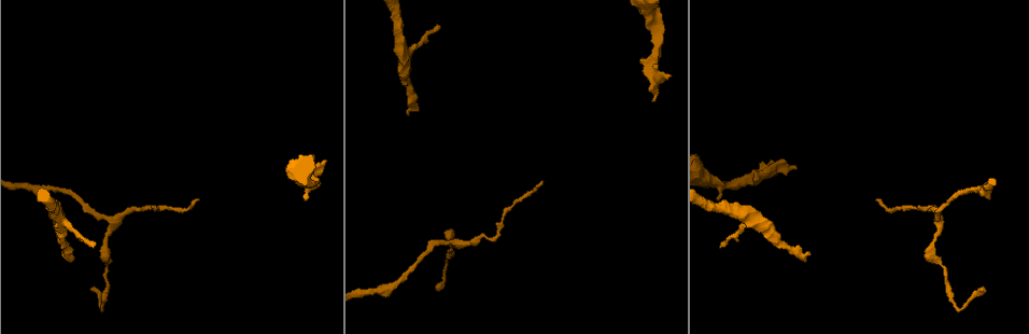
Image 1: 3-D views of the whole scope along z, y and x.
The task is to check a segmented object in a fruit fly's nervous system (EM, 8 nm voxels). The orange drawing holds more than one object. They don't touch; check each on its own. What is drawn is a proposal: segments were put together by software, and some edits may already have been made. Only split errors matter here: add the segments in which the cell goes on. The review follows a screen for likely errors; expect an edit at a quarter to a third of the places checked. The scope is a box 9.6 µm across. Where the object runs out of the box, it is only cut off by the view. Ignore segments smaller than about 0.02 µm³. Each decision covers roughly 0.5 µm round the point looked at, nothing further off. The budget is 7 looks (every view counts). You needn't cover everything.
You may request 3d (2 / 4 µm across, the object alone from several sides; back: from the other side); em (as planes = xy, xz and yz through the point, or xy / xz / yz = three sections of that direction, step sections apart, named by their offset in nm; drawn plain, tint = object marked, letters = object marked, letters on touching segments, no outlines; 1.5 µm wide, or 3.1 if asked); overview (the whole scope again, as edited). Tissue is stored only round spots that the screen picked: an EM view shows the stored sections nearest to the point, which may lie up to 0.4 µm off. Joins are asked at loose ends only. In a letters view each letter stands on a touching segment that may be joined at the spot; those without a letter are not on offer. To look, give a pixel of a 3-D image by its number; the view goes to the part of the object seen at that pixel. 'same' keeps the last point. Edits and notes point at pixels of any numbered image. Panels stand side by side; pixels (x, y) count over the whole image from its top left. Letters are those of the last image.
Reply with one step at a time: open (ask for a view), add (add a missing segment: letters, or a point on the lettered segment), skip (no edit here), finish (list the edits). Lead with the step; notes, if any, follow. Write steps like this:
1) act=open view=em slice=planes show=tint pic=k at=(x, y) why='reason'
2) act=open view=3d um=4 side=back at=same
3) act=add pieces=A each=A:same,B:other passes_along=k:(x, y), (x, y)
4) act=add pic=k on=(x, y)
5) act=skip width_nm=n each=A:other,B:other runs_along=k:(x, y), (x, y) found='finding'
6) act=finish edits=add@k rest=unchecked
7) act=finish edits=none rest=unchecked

act=open view=3d um=2 pic=1 at=(720, 198) why='branch stops here'

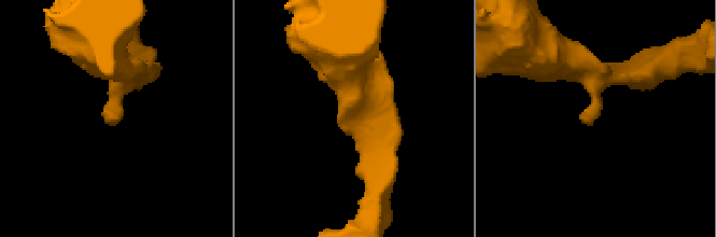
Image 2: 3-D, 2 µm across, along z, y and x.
act=open view=em slice=planes show=letters pic=2 at=(112, 123) arm_widths_nm=220,340 why='now the EM'

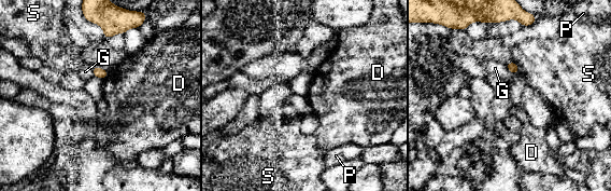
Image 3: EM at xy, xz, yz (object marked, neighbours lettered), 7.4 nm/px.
act=skip longest_contact=P:150nm each=D:other,G:other,P:other,S:other border=3:(109, 72), (104, 79) found='no lettered segment goes on from it'

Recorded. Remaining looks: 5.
act=open view=em slice=planes show=tint pic=1 at=(408, 113) why='branch stops here'

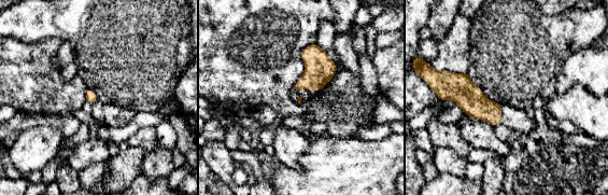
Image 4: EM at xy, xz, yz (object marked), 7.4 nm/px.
act=open view=em slice=planes show=letters at=same

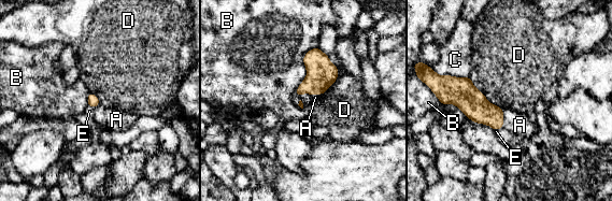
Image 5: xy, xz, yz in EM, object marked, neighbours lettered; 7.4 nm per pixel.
act=add pieces=A each=A:same,B:other,C:other,D:other,E:other found='the cell continues'

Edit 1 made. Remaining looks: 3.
act=finish edits=add@5 rest=unchecked

